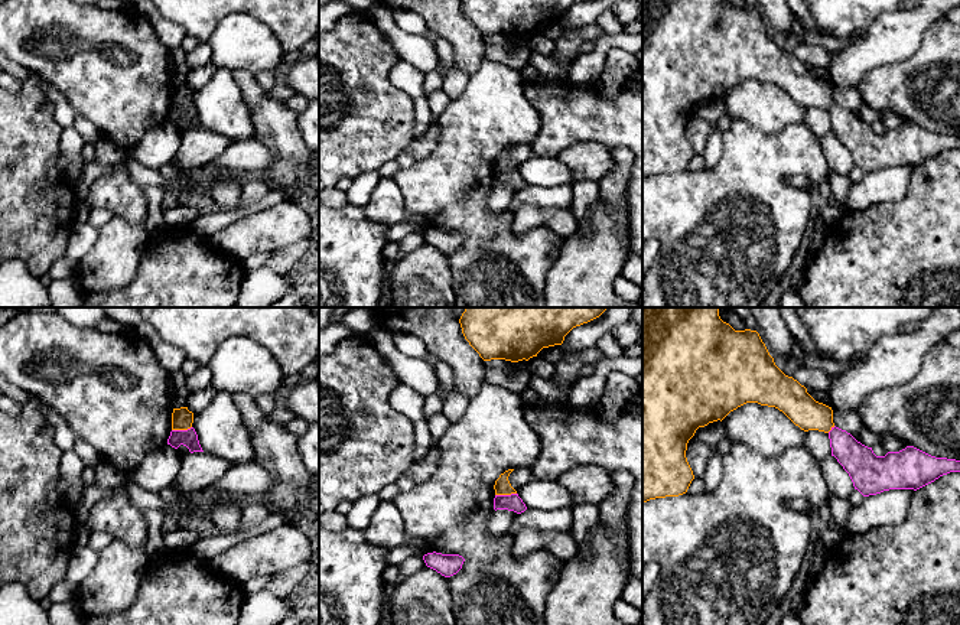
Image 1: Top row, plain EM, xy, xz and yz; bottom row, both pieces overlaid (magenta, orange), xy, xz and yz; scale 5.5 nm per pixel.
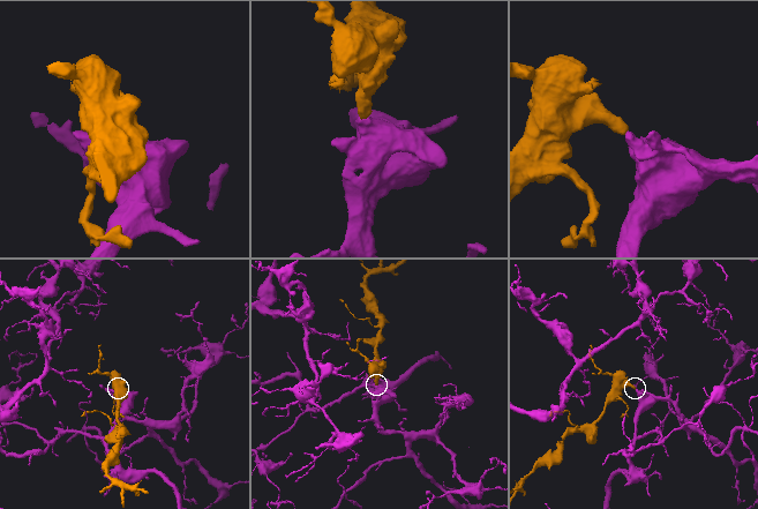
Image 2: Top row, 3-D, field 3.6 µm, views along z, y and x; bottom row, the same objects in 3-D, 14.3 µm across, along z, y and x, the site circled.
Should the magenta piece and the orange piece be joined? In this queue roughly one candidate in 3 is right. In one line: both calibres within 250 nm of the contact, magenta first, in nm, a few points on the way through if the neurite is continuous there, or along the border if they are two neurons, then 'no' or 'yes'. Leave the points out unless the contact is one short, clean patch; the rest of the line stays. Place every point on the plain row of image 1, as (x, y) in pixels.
100 nm thick on the magenta side, 90 nm on the other; border along xz (516, 169), (495, 172); no

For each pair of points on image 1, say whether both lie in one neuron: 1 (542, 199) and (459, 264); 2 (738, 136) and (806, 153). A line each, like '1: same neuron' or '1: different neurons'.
1: different neurons
2: same neuron

